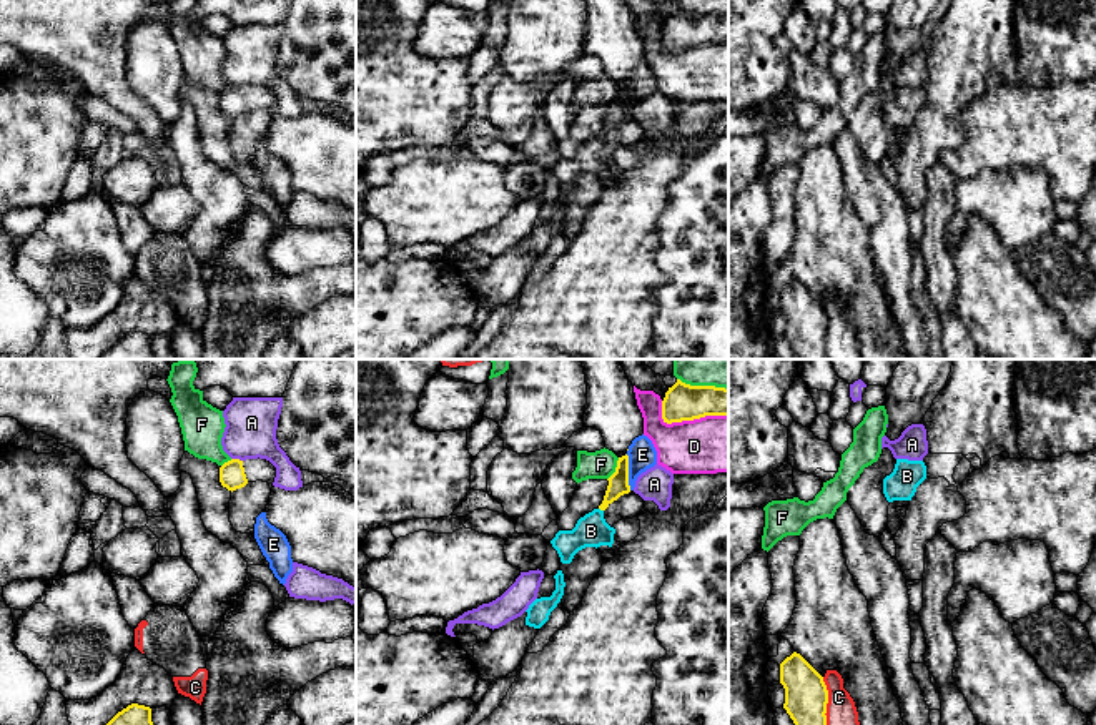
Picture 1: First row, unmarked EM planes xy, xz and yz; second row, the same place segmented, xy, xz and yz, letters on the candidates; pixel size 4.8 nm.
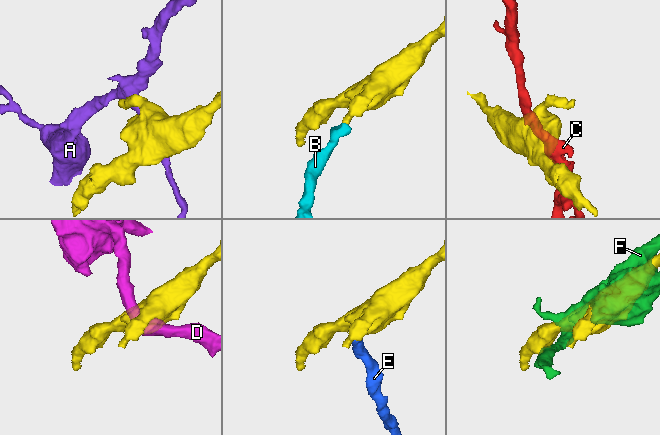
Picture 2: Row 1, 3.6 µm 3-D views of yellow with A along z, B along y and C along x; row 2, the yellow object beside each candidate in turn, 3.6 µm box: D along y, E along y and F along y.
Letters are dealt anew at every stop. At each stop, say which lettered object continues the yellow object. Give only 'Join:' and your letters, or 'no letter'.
Join: B

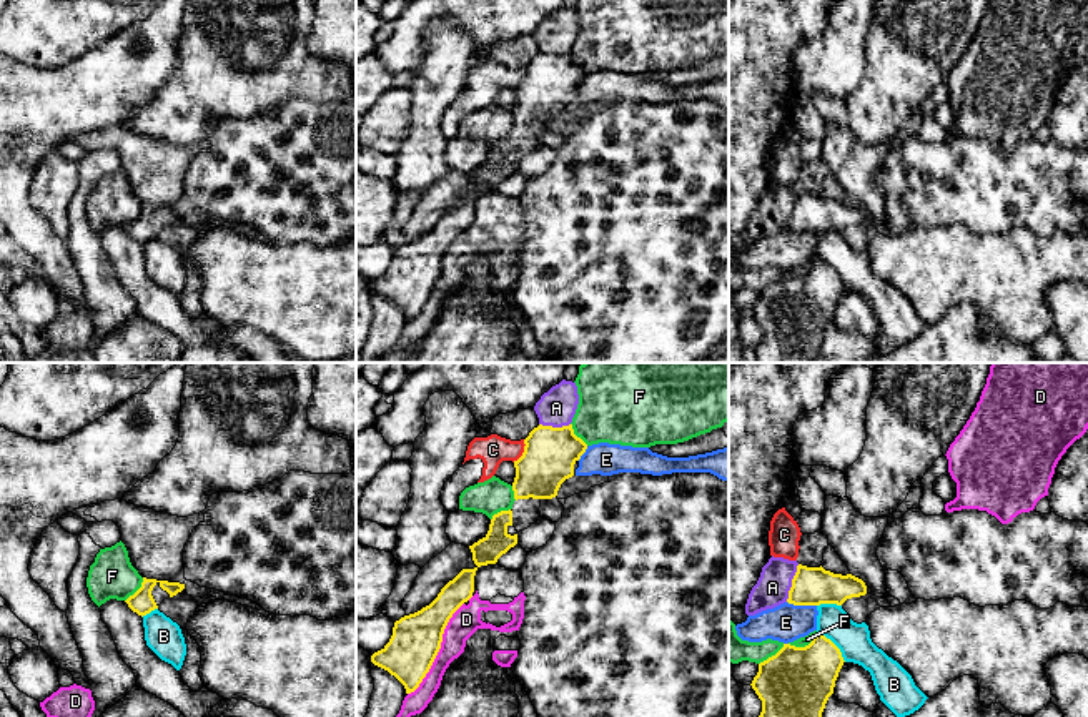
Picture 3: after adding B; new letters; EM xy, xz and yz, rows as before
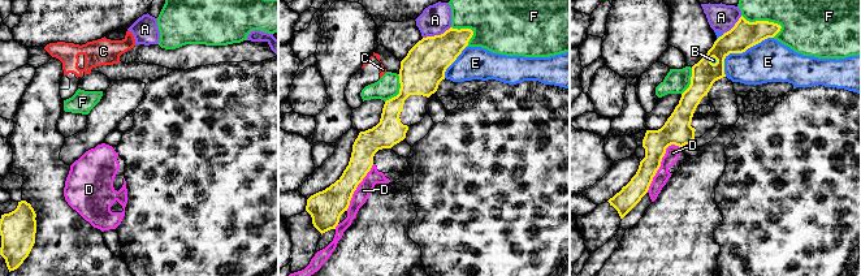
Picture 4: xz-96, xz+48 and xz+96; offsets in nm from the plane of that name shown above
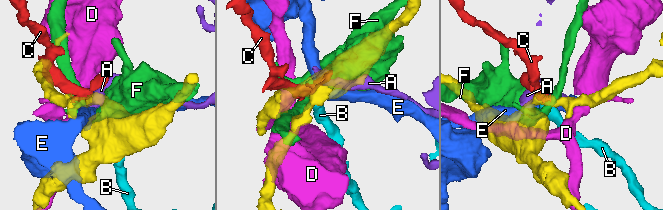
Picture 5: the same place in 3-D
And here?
Join: no letter

